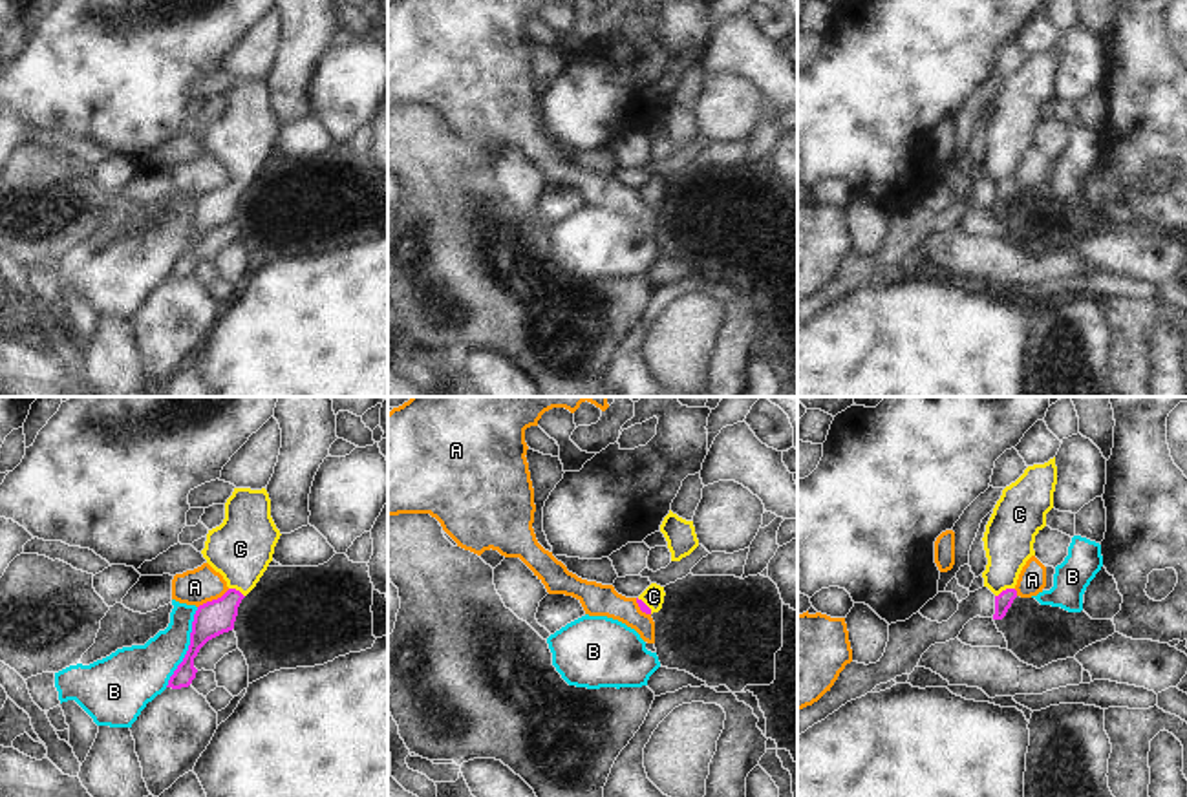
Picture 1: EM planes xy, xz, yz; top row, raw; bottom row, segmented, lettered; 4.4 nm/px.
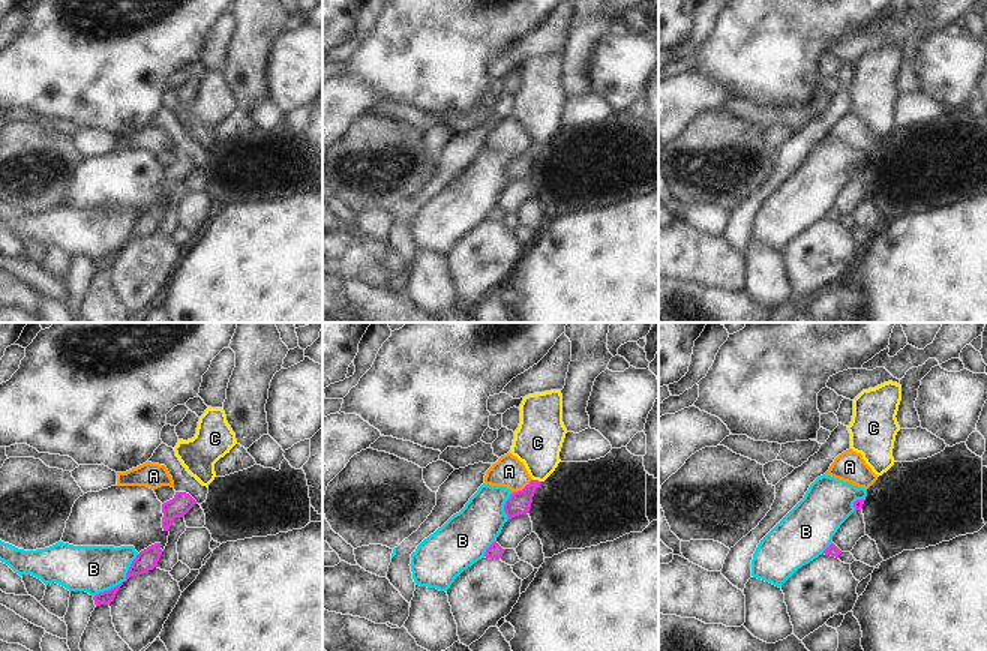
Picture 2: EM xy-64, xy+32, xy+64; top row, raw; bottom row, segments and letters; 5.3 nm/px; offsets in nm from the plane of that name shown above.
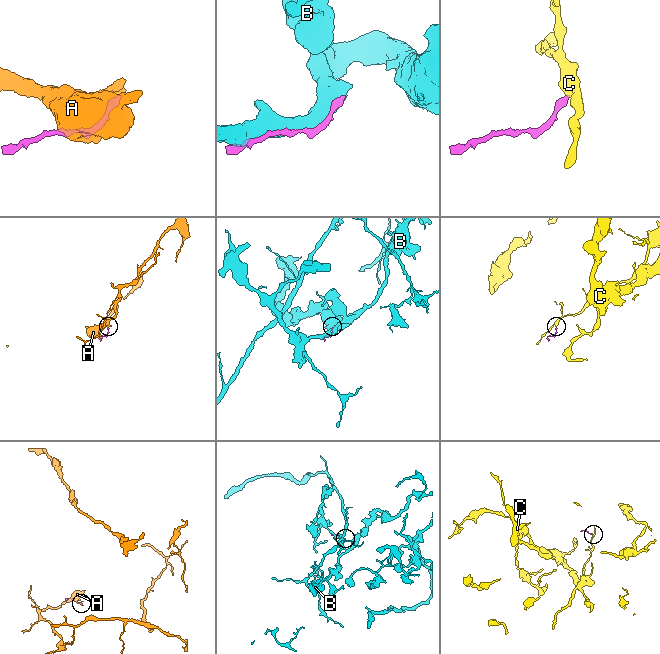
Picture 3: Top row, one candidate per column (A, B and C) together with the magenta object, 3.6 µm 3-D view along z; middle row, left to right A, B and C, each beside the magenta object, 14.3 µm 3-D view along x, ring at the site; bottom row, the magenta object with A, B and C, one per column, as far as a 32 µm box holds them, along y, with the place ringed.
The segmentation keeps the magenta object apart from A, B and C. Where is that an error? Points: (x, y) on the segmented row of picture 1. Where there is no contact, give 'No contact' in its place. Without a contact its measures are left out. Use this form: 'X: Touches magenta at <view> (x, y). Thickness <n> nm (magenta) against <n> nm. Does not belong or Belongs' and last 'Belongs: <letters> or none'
A: Touches magenta at xy (213, 600). Thickness 160 nm (magenta) against 160 nm. Does not belong
B: Touches magenta at xy (189, 648). Thickness 160 nm (magenta) against 240 nm. Does not belong
C: Touches magenta at yz (1006, 589). Thickness 80 nm (magenta) against 220 nm. Belongs
Belongs: C

